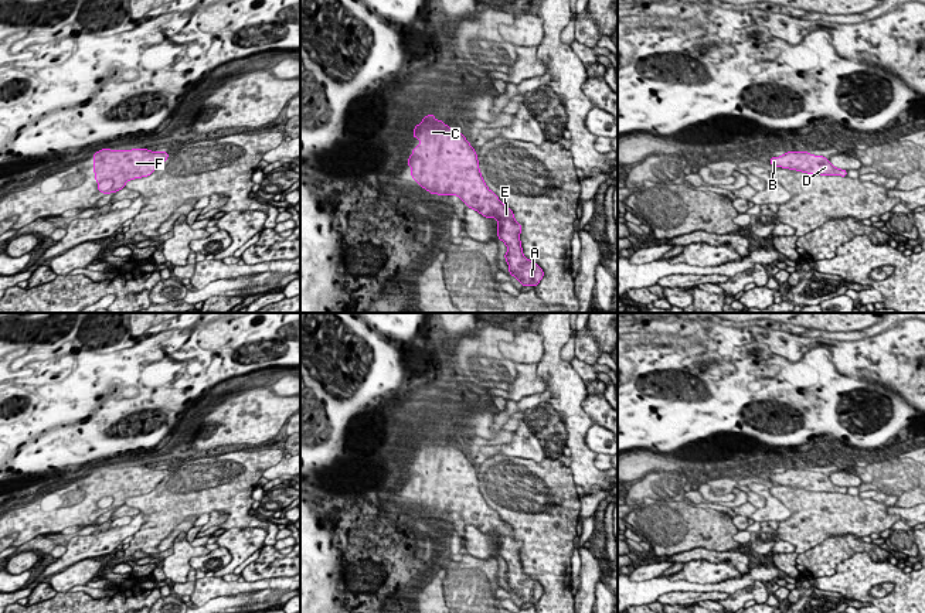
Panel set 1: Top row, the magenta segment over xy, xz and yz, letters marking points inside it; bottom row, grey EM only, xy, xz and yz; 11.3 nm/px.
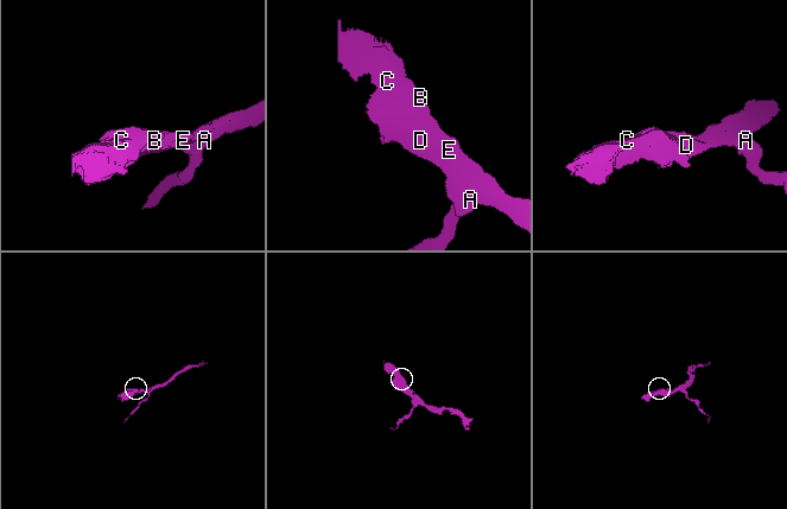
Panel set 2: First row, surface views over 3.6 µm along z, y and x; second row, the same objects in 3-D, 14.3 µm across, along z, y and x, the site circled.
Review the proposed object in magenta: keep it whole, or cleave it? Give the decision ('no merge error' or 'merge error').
no merge error

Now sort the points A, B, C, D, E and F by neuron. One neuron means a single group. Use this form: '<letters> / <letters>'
A B C D E F

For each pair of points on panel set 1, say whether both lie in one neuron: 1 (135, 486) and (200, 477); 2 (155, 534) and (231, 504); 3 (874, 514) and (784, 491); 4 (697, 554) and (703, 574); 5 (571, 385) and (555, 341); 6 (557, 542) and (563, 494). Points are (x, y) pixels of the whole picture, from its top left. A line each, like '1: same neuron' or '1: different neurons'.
1: different neurons
2: same neuron
3: same neuron
4: different neurons
5: same neuron
6: same neuron

